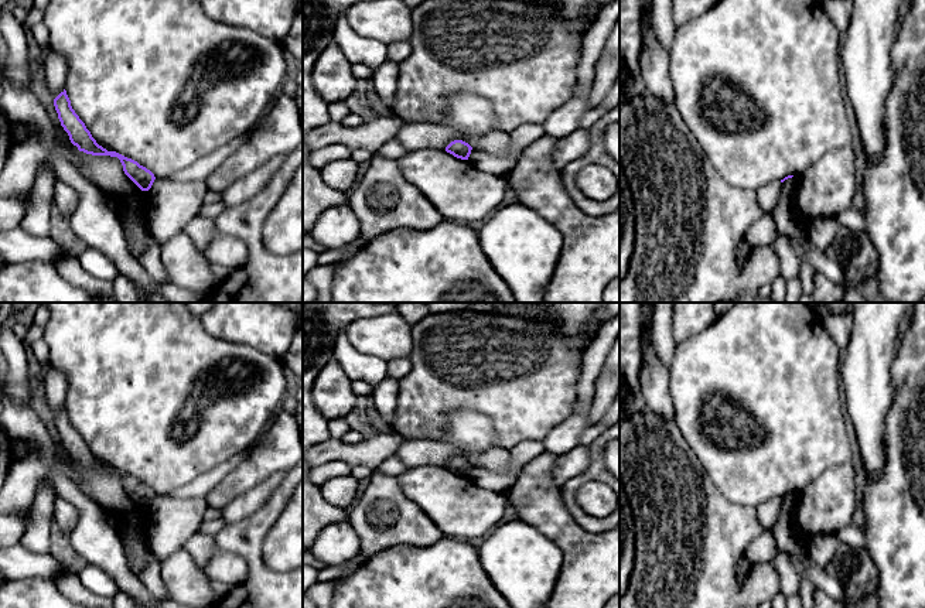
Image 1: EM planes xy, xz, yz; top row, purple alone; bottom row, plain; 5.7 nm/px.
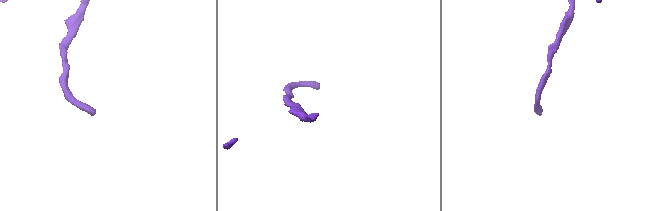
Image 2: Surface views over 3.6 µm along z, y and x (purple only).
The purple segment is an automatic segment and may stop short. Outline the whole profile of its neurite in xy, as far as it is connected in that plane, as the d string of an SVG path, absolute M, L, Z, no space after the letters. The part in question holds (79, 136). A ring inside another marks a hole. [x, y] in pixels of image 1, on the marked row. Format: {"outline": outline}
{"outline": "M64 89L55 99L54 106L61 126L68 133L69 140L79 151L92 156L117 157L123 165L124 174L141 189L149 191L156 180L154 174L137 161L127 158L116 151L107 151L96 143L85 123L79 119L71 106L71 100Z"}

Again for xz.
{"outline": "M454 140L446 147L447 153L461 160L468 160L471 150L472 147L462 140Z"}

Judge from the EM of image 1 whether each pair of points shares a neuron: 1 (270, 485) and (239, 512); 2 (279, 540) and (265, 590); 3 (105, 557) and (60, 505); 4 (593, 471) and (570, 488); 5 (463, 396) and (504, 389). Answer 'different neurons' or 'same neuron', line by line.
1: same neuron
2: different neurons
3: different neurons
4: same neuron
5: same neuron

